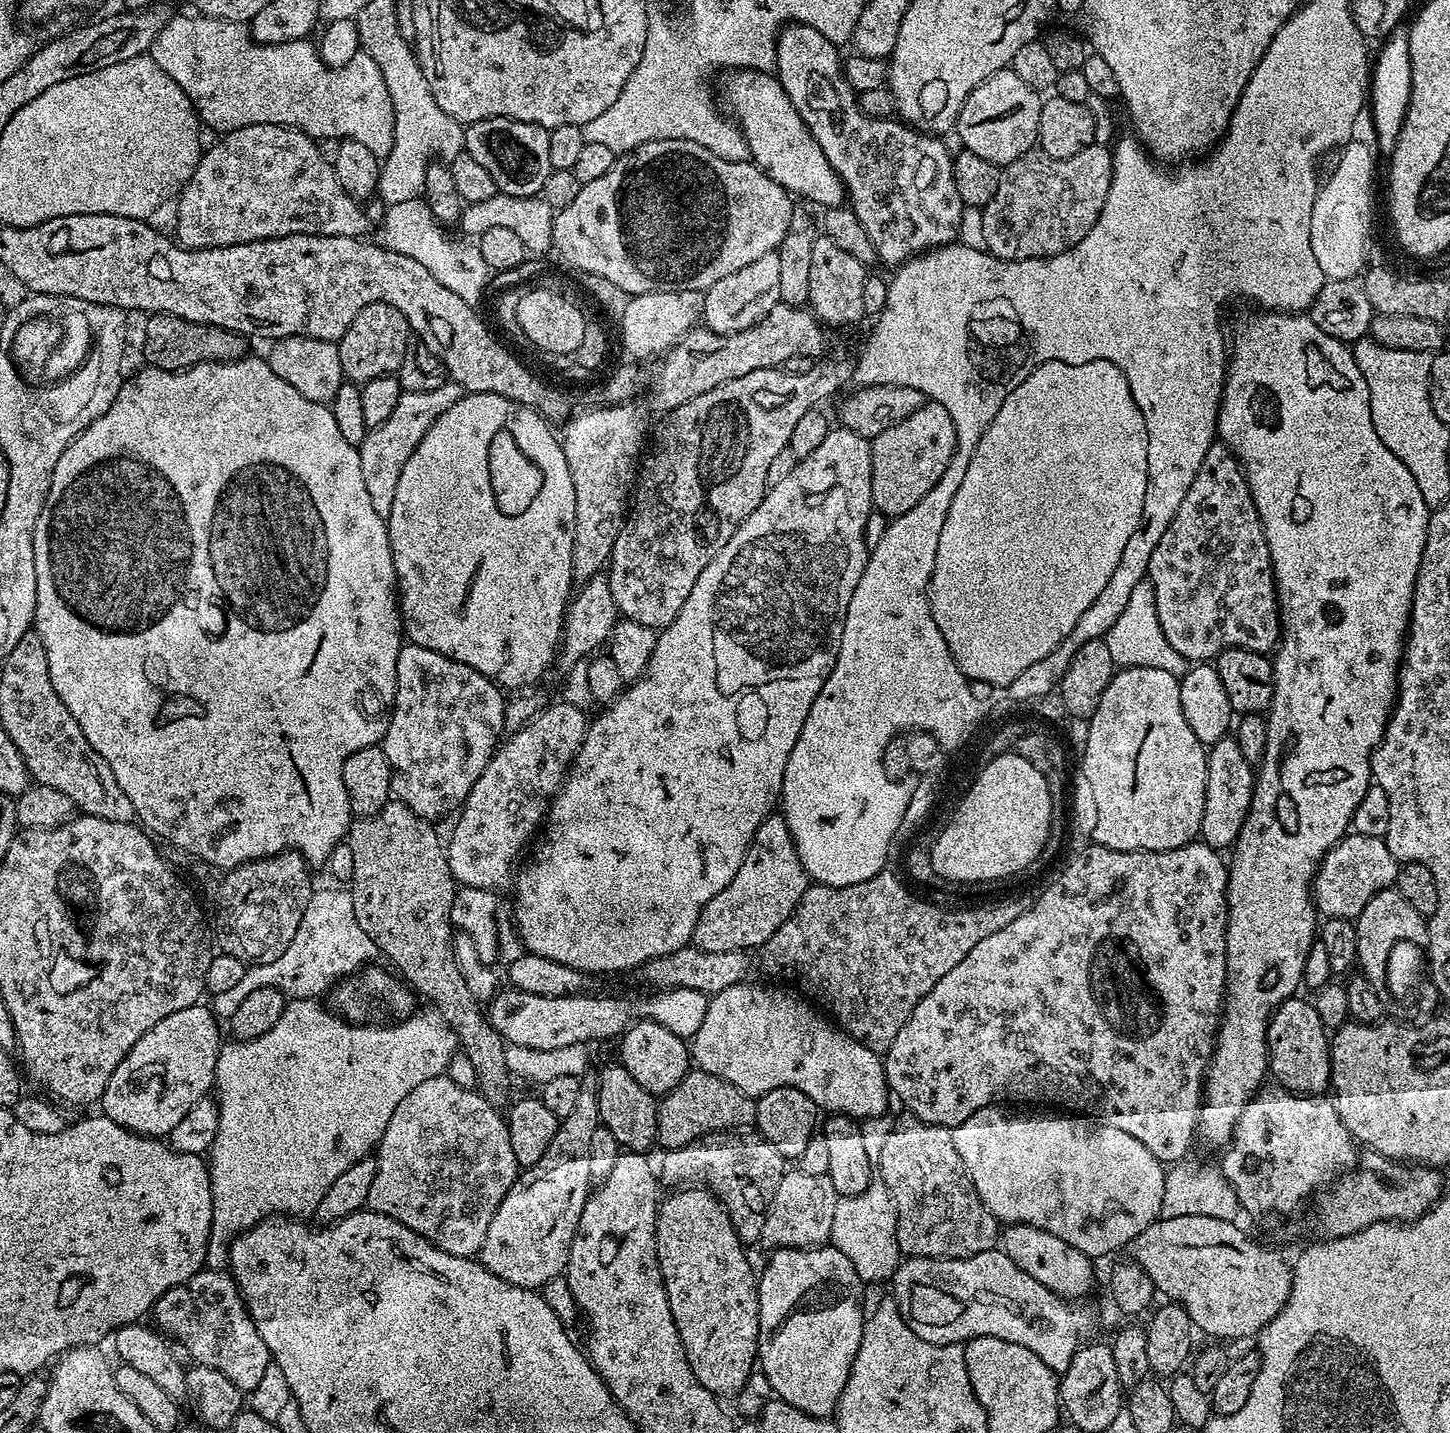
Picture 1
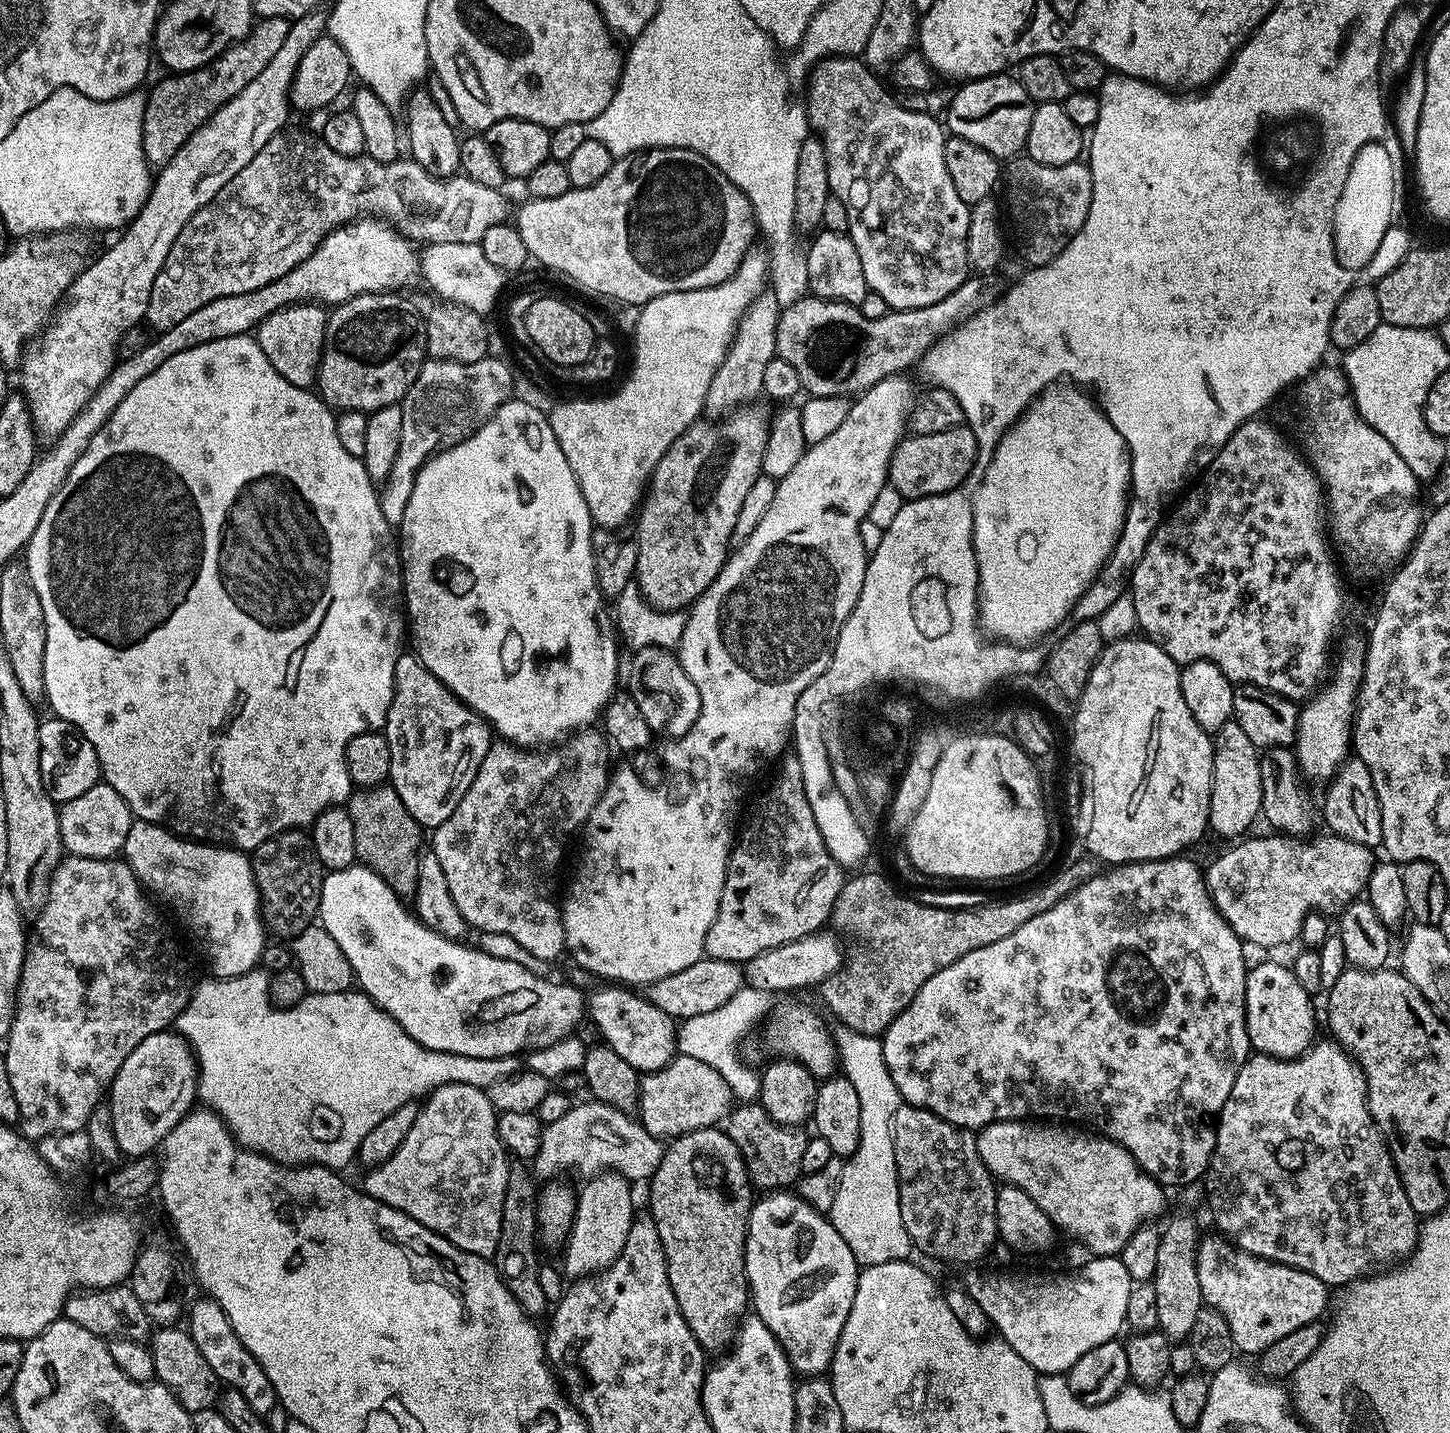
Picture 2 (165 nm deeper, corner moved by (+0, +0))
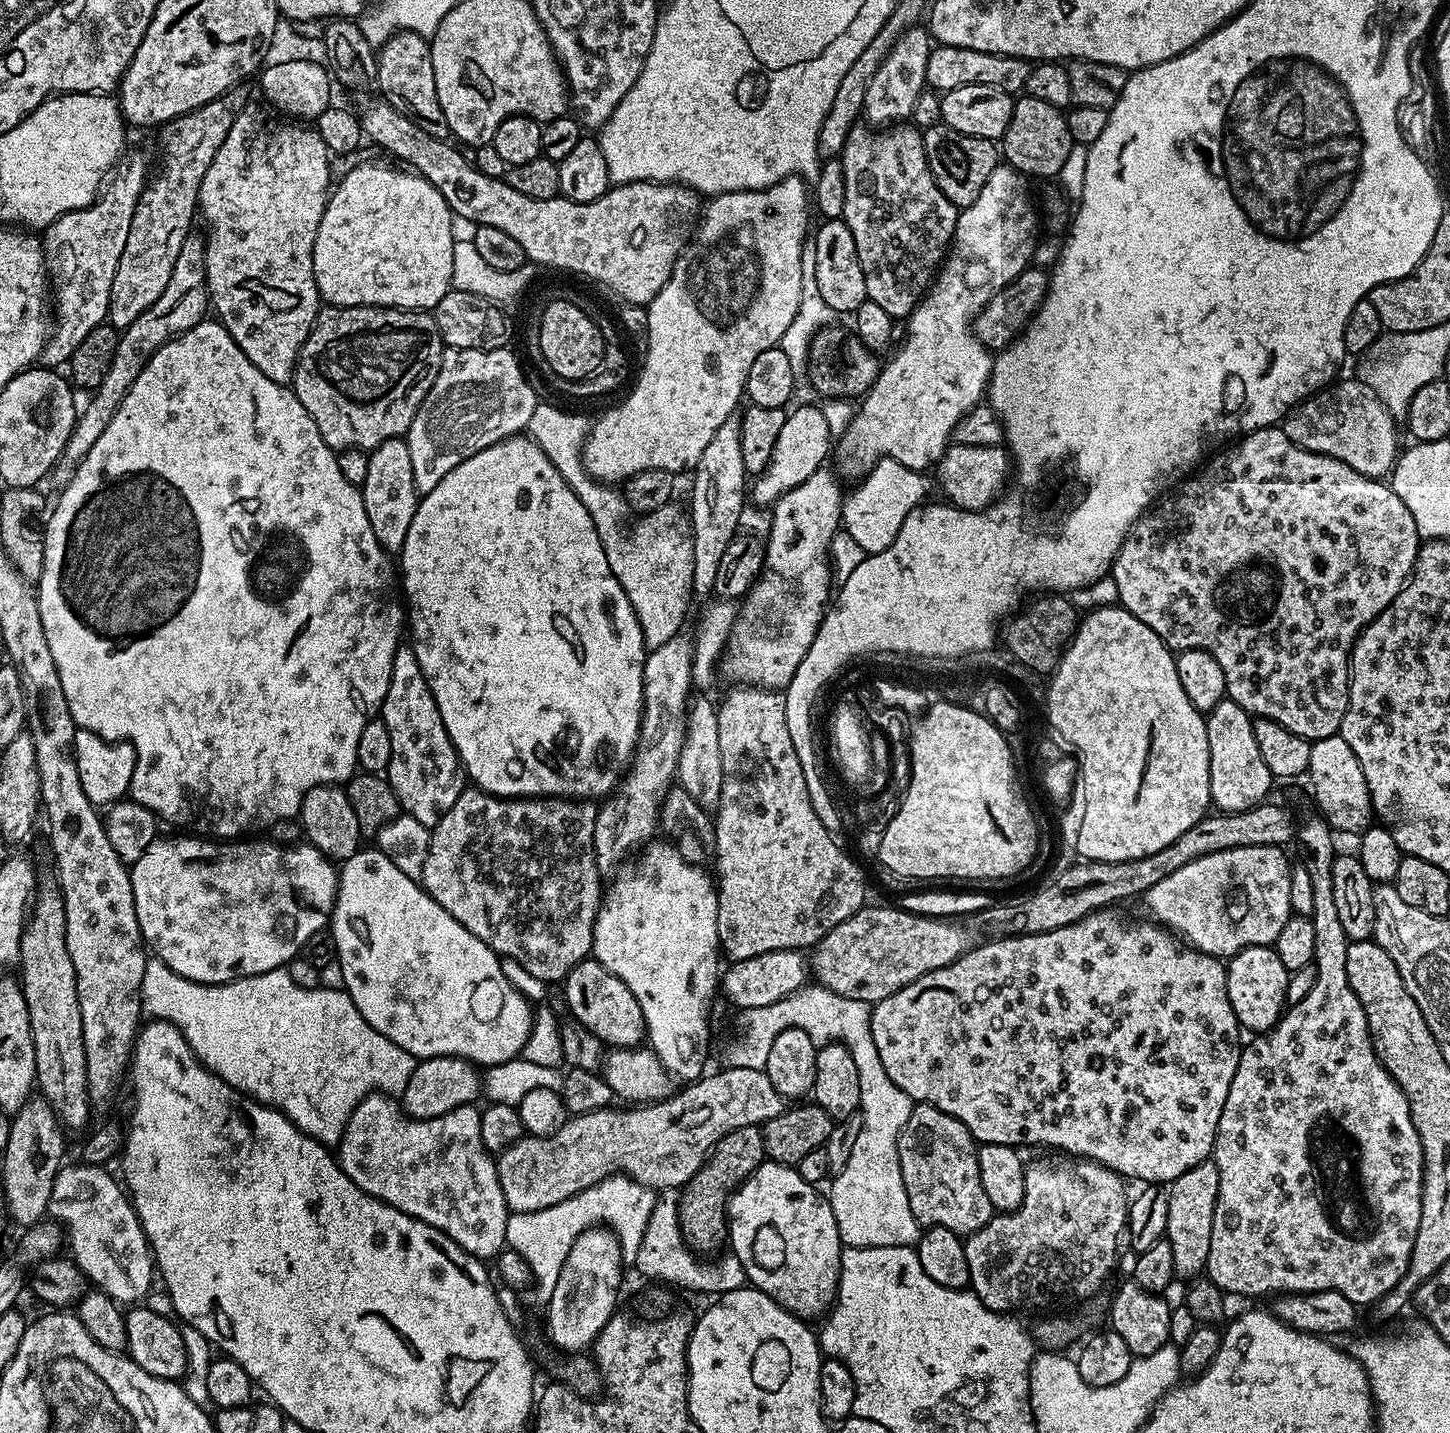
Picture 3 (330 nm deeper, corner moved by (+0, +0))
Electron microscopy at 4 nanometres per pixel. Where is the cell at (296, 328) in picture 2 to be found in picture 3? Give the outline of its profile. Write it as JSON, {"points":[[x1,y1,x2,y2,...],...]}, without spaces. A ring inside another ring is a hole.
{"points":[[245,103,243,110,234,118,234,126,230,126,230,134,226,134,226,142,222,142,222,146,218,146,218,154,214,154,214,162,210,162,210,170,206,170,206,178,202,178,198,212,202,220,204,216,204,228,208,231,208,236,206,235,204,240,204,282,214,312,216,308,217,314,215,313,215,315,218,317,219,323,223,324,224,329,230,334,230,338,234,338,234,342,238,342,242,354,246,354,246,358,250,358,250,362,254,362,254,366,258,366,258,370,262,370,262,374,266,374,266,378,270,378,270,382,288,386,292,383,292,375,296,373,296,363,302,346,322,307,320,291,314,282,312,251,314,250,314,238,318,234,320,219,324,213,326,197,330,192,328,182,332,178,332,164,328,161,330,153,326,142,322,142,315,127,305,126,300,122,289,122,287,119,273,114,267,107,259,108,258,105,252,103]]}

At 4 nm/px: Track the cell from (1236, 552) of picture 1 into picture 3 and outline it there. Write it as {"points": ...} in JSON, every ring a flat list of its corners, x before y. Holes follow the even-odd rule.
{"points":[[1283,427,1259,428,1241,435,1228,447,1220,450,1225,452,1218,453,1212,461,1209,459,1195,474,1189,475,1175,489,1177,492,1173,496,1165,495,1159,503,1147,509,1128,531,1116,559,1112,561,1110,573,1114,582,1118,582,1119,607,1134,614,1138,622,1146,622,1146,626,1150,626,1150,630,1154,630,1154,634,1158,634,1158,638,1162,638,1173,653,1197,648,1214,654,1218,666,1222,666,1222,674,1226,674,1227,699,1238,702,1238,706,1253,717,1278,722,1278,726,1284,726,1290,734,1298,734,1309,742,1330,738,1339,733,1346,714,1352,647,1364,627,1378,618,1378,614,1382,614,1394,598,1398,598,1412,577,1412,567,1416,565,1416,555,1422,543,1418,526,1414,526,1414,518,1410,510,1406,510,1406,502,1394,494,1391,483,1358,474,1358,470,1346,466,1346,462,1338,462,1338,458,1298,447,1290,442]]}

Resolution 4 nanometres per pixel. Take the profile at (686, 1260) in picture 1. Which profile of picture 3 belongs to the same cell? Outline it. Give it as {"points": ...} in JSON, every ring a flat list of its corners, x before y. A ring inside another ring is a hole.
{"points":[[742,1126,726,1138,722,1138,716,1143,707,1162,694,1174,692,1181,684,1185,678,1196,680,1206,680,1229,684,1235,685,1241,693,1249,700,1248,720,1248,725,1247,726,1237,728,1235,728,1198,744,1183,744,1179,760,1164,765,1163,766,1153,764,1150,764,1133,757,1126]]}

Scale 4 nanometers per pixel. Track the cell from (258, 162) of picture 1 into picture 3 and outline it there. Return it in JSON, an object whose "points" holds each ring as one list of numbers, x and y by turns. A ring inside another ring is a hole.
{"points":[[189,235,186,242,182,242,182,251,178,254,178,262,174,262,174,274,170,274,170,282,166,282,166,290,162,290,162,298,154,302,150,310,146,310,133,324,119,333,117,349,114,350,113,362,110,364,109,372,95,391,91,393,92,401,79,409,76,417,76,425,70,434,70,438,64,447,64,453,60,455,60,461,50,473,50,480,57,484,57,489,64,489,74,478,78,466,90,454,90,446,98,442,102,430,110,426,110,418,118,410,122,398,134,386,134,378,142,374,146,362,160,349,168,340,175,336,189,332,196,324,205,319,210,308,210,297,204,282,204,240]]}

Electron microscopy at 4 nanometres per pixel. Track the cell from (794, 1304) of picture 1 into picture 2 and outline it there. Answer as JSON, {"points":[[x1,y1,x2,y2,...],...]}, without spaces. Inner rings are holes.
{"points":[[772,1190,761,1196,764,1197,753,1203,744,1247,750,1304,754,1315,762,1318,770,1334,776,1336,792,1364,793,1373,804,1378,819,1376,831,1369,842,1326,846,1326,846,1318,850,1318,850,1306,854,1306,861,1265,857,1264,856,1255,846,1246,842,1234,834,1230,831,1219,809,1206,795,1191]]}

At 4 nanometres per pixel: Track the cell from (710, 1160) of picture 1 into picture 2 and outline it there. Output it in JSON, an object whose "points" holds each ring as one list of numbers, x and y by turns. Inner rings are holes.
{"points":[[744,1102,728,1113,726,1131,742,1154,753,1189,788,1190,799,1181,802,1175,802,1154,810,1138,809,1133,804,1133,803,1127,788,1128,785,1124,774,1122,760,1103]]}

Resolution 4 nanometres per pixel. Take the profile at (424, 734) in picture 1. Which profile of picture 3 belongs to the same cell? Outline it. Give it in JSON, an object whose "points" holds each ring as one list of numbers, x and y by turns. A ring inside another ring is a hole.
{"points":[[402,646,394,654,390,686,378,716,390,734,392,753,386,773,388,785,394,790,401,809,431,830,446,810,458,802,466,787,466,777,450,742,450,734,446,734,446,726,442,726,438,702,434,702,434,694,430,694,430,686,426,686,426,678,410,646]]}

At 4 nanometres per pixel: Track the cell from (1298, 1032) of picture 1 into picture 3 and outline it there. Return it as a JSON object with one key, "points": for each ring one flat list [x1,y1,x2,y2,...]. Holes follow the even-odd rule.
{"points":[[1250,946,1231,957,1226,964,1228,970,1228,993,1230,1006,1234,1006,1234,1014,1241,1029,1249,1033,1269,1032,1286,1011,1286,986,1290,973,1282,966,1282,958,1278,958,1275,947]]}

